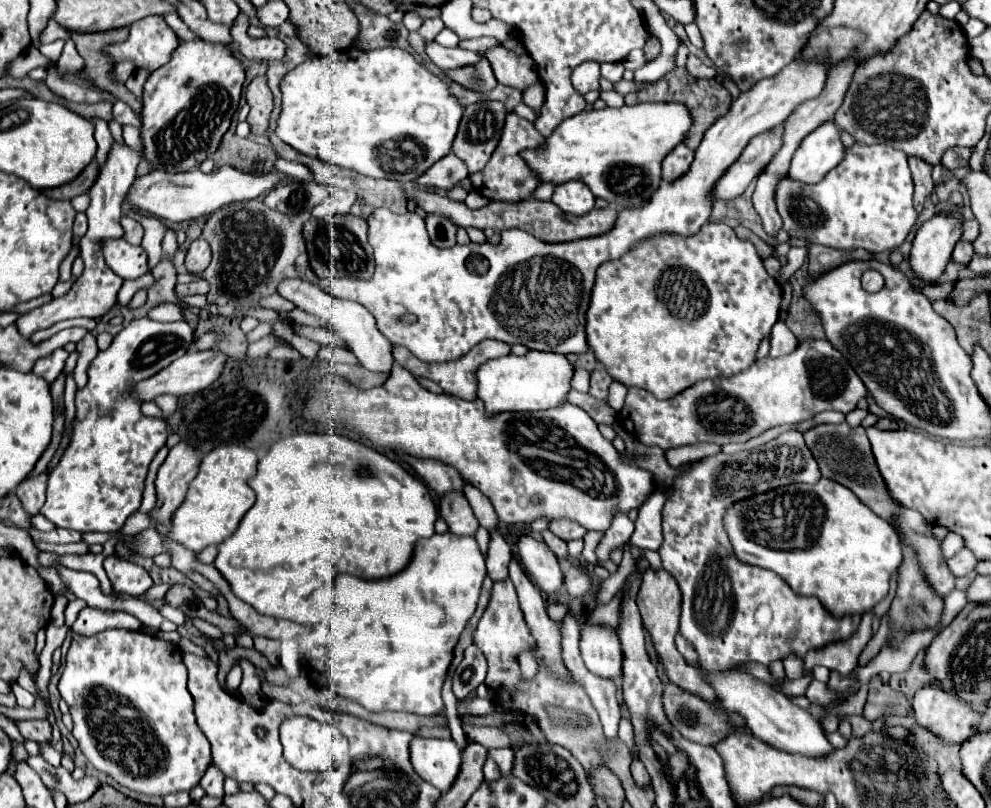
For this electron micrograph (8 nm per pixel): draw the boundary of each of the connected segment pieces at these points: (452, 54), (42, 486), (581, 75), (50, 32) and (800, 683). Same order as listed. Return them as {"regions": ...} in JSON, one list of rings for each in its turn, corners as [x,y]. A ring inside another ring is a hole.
{"regions":[[[[426,42],[426,56],[442,70],[448,68],[460,68],[466,64],[476,64],[480,60],[480,56],[476,52],[466,52],[462,48],[446,48],[440,46],[438,42]]],[[[44,472],[36,478],[28,478],[24,480],[18,488],[16,488],[16,496],[22,500],[22,506],[26,508],[26,512],[30,512],[32,516],[40,512],[42,504],[44,504],[44,492],[46,492],[46,480],[48,480],[50,472]]],[[[582,62],[574,72],[572,72],[572,86],[580,92],[586,94],[590,90],[598,90],[598,80],[600,80],[600,64],[598,62]]],[[[48,22],[46,30],[44,30],[44,34],[42,34],[42,44],[54,42],[54,40],[58,40],[58,38],[64,38],[64,34],[66,34],[66,30],[62,30],[56,22]]],[[[806,674],[804,678],[784,682],[780,690],[782,690],[782,694],[786,694],[788,698],[792,698],[792,696],[804,696],[804,692],[806,692],[806,688],[808,688],[810,682],[812,682],[812,674]]]]}

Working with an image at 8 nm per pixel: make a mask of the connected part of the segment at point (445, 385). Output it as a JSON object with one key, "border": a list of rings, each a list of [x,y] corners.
{"border":[[[482,340],[482,344],[476,344],[466,356],[460,356],[460,360],[450,360],[450,362],[442,362],[442,364],[424,364],[414,354],[410,354],[406,348],[394,346],[394,360],[398,364],[402,364],[406,370],[410,370],[418,378],[420,376],[430,378],[446,394],[458,396],[458,398],[464,398],[464,400],[474,400],[476,398],[476,386],[478,386],[476,370],[478,370],[478,366],[484,364],[486,360],[490,360],[490,358],[500,358],[500,356],[506,356],[506,354],[510,354],[510,346],[506,342],[500,342],[500,340]]]}

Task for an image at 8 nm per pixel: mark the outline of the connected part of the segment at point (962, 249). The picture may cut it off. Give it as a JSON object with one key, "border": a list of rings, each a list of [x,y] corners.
{"border":[[[958,242],[956,248],[954,248],[954,252],[952,252],[952,258],[954,258],[956,262],[960,262],[960,264],[970,264],[972,256],[974,256],[974,246],[972,246],[972,242]]]}

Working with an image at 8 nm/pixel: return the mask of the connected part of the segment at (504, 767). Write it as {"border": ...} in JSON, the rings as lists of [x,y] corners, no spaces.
{"border":[[[500,748],[500,750],[492,750],[490,752],[496,760],[496,764],[500,766],[500,772],[502,774],[508,774],[512,770],[512,758],[514,758],[514,752],[510,748]]]}

